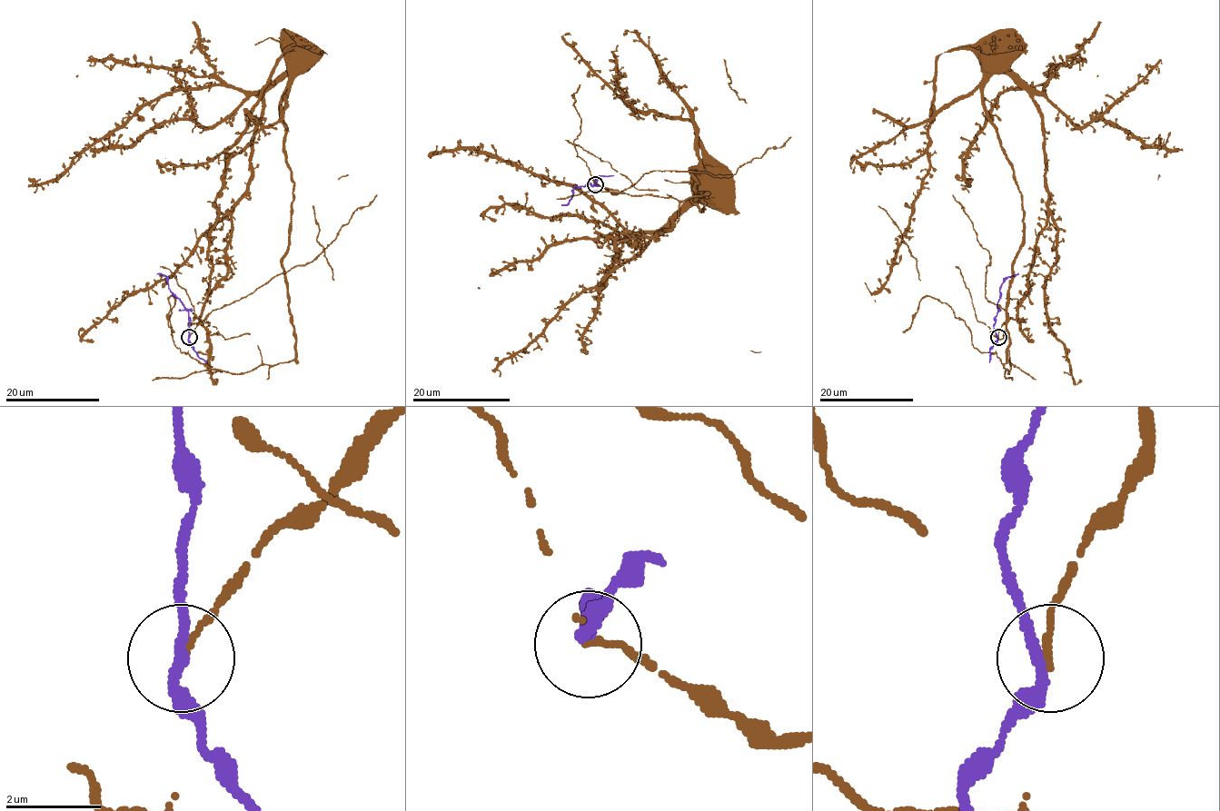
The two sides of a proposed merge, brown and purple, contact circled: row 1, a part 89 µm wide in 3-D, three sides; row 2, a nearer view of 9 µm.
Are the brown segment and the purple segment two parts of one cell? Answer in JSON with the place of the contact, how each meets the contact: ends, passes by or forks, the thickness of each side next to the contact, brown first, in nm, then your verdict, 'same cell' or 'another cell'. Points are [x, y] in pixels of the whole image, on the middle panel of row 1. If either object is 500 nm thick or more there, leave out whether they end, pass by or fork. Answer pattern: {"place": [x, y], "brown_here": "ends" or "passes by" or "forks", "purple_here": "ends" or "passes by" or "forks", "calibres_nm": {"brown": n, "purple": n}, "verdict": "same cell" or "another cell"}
{"place": [595, 184], "brown_here": "ends", "purple_here": "passes by", "calibres_nm": {"brown": 140, "purple": 240}, "verdict": "another cell"}

